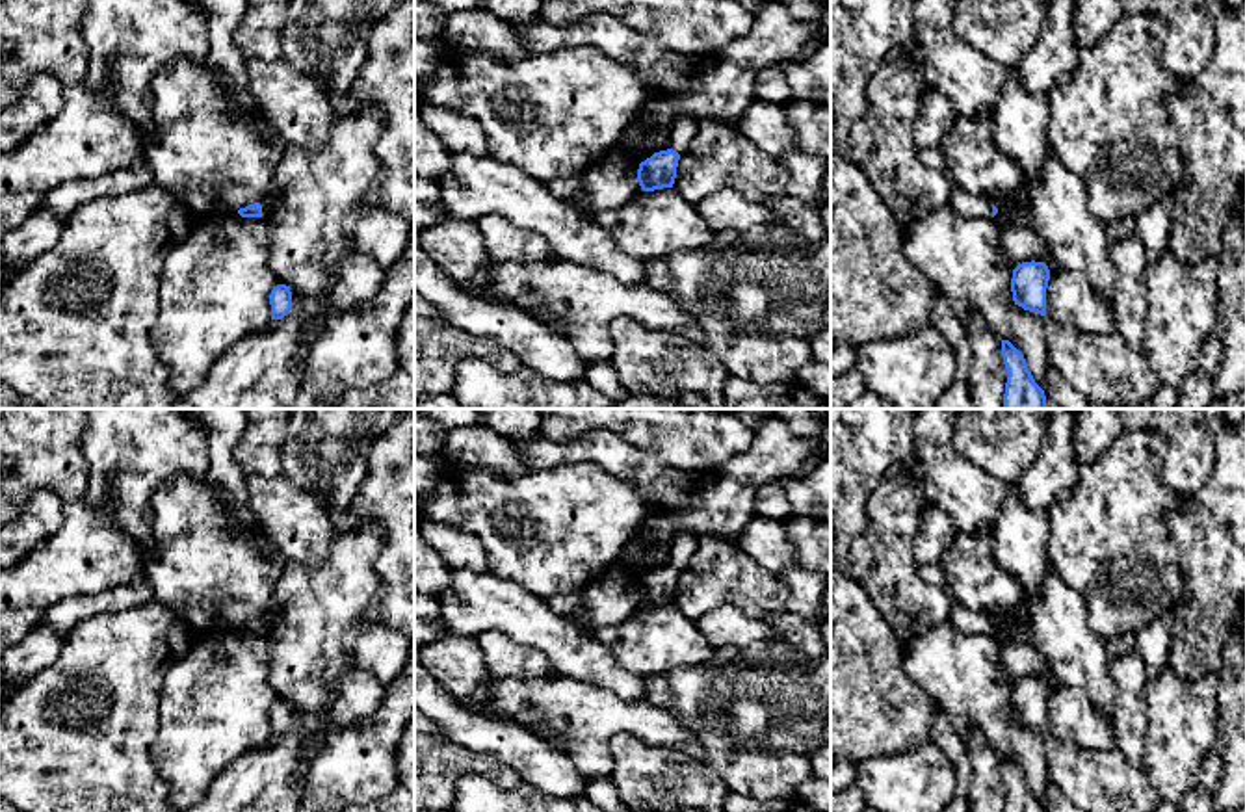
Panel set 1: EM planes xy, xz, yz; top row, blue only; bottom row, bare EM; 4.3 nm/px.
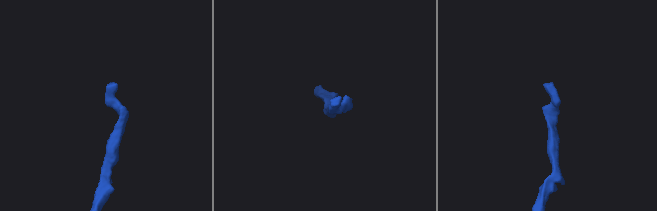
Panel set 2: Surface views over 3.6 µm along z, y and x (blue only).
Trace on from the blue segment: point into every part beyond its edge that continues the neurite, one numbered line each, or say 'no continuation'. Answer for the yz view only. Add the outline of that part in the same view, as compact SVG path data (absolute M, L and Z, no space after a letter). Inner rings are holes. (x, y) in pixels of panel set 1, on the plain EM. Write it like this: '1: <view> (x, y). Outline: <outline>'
1: yz (961, 617). Outline: M955 604L951 608L948 621L966 634L992 634L992 619L989 615L972 611L963 604Z

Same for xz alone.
1: xz (682, 549). Outline: M678 533L671 544L669 565L673 565L678 570L684 570L688 567L688 563L691 561L693 554L697 550L697 544L699 544L699 541L695 537L691 537L689 533Z

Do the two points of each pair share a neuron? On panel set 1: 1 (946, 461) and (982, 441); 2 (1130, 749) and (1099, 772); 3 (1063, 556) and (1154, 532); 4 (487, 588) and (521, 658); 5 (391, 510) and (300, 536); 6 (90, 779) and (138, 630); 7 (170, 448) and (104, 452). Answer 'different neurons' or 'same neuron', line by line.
1: different neurons
2: different neurons
3: same neuron
4: different neurons
5: different neurons
6: same neuron
7: same neuron

